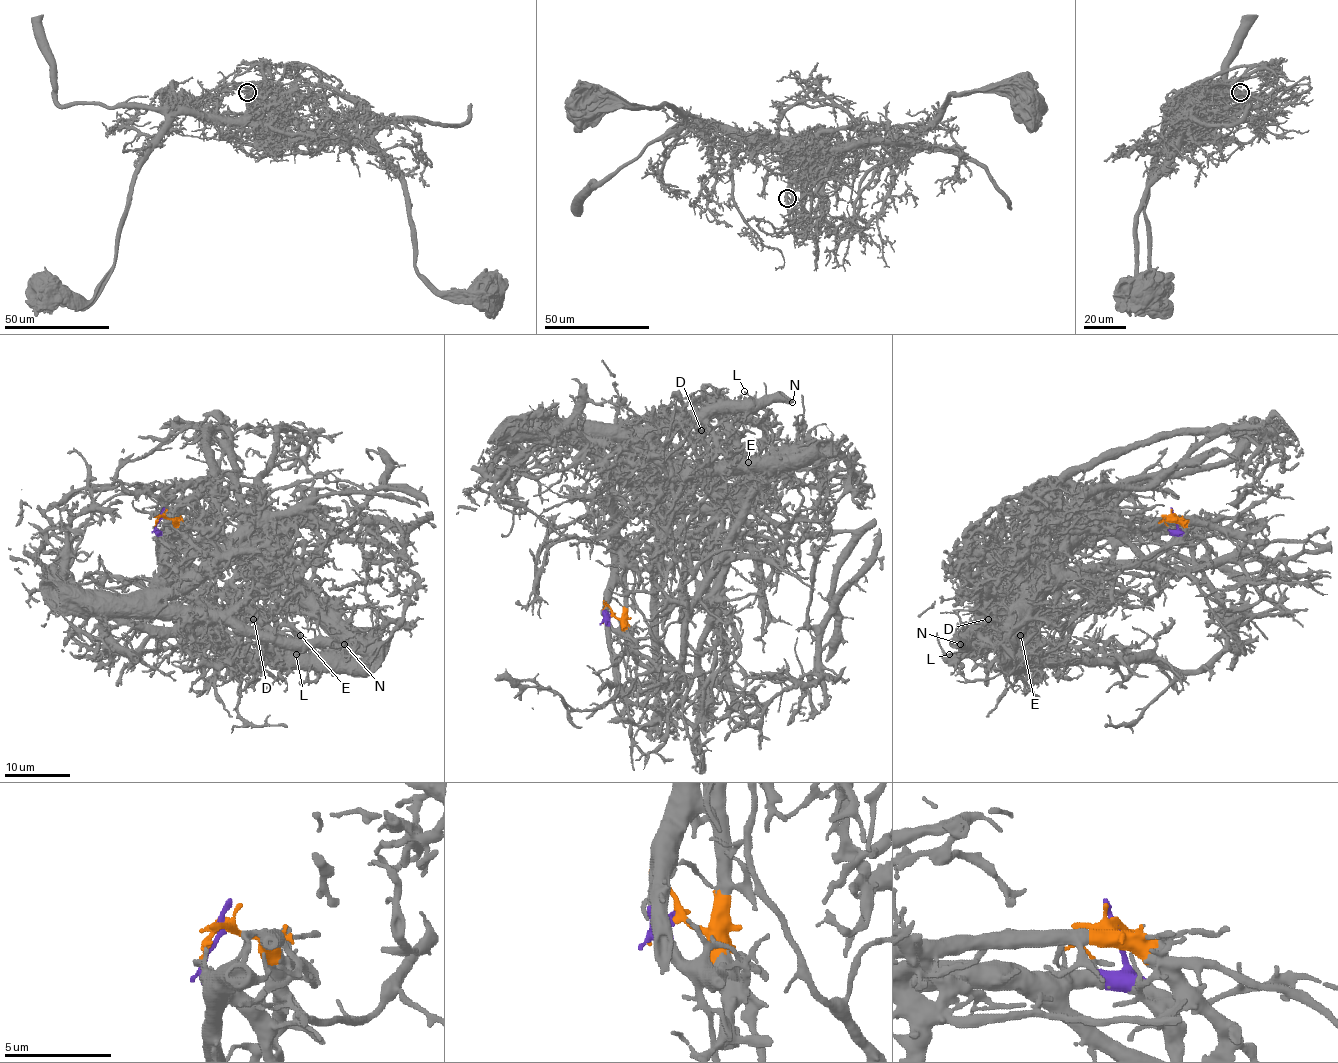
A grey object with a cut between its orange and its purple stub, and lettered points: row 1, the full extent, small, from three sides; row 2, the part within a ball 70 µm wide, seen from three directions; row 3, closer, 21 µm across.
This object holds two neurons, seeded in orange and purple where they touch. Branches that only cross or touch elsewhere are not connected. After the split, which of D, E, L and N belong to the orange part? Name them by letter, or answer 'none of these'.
D, E

